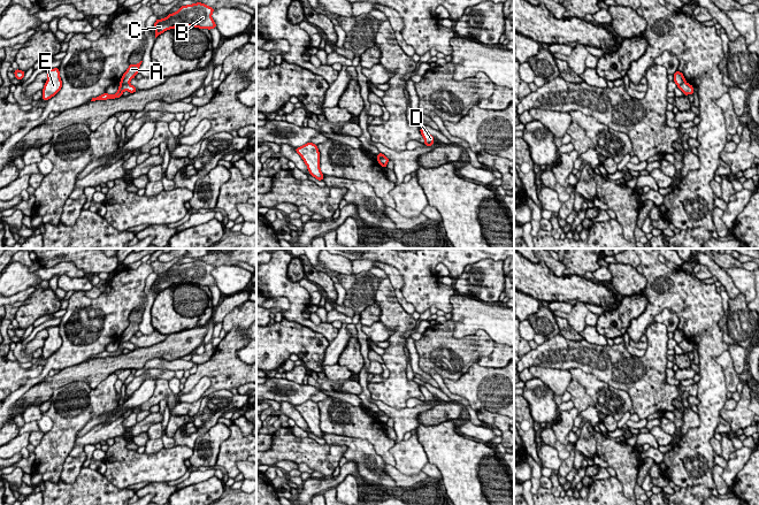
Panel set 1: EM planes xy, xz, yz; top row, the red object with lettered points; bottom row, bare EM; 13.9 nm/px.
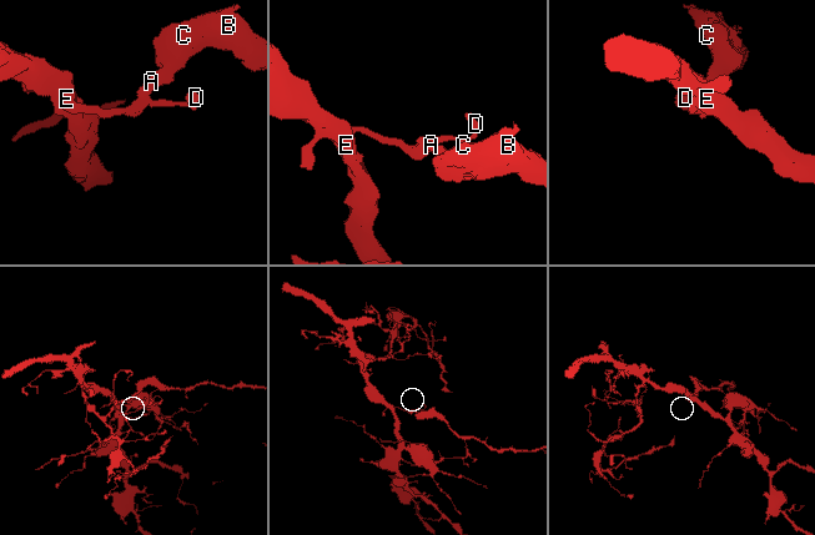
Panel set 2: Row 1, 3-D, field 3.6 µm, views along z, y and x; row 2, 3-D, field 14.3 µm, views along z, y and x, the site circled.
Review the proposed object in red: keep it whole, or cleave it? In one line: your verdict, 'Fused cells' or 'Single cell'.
Fused cells

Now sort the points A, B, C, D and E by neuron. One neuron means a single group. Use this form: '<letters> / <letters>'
A B C / D E

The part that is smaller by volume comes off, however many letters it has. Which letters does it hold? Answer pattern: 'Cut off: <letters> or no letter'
Cut off: A, B, C

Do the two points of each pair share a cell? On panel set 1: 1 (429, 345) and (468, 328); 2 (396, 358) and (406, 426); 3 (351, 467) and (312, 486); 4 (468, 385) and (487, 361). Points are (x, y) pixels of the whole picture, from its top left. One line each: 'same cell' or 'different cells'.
1: different cells
2: different cells
3: same cell
4: different cells

